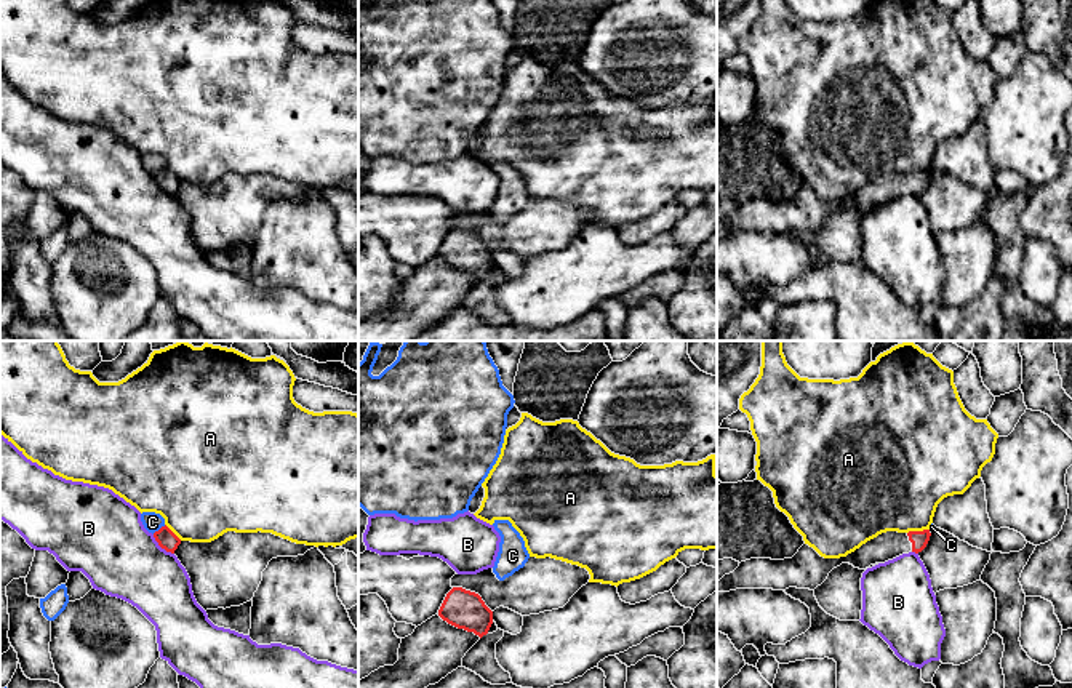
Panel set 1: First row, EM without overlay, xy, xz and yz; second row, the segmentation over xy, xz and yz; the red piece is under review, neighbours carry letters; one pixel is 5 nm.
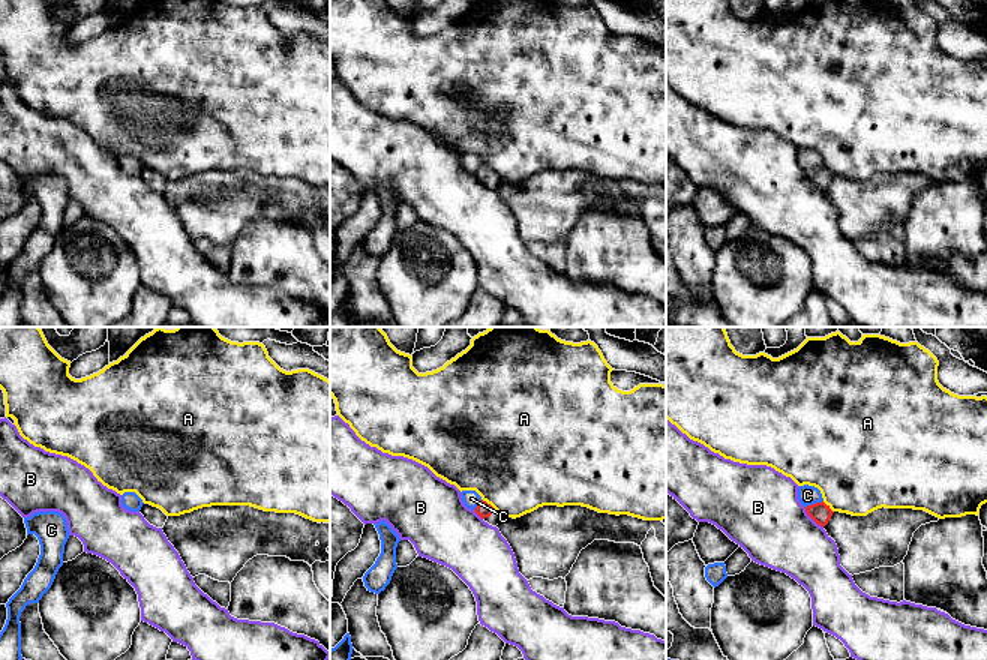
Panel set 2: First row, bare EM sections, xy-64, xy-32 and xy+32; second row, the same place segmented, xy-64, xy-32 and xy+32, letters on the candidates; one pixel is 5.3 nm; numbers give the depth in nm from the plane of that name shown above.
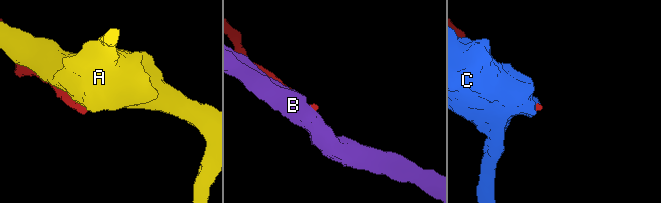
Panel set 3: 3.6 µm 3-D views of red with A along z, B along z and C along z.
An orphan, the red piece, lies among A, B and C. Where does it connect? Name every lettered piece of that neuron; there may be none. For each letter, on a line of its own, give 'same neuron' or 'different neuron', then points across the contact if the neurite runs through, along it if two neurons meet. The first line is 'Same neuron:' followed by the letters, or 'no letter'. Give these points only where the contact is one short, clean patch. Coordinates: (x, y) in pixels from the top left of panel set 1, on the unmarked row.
Same neuron: no letter
A: different neuron; border along yz (928, 170), (908, 175)
B: different neuron; border along xy (152, 176), (162, 189), (173, 196)
C: different neuron; border along xy (165, 167), (152, 175)

